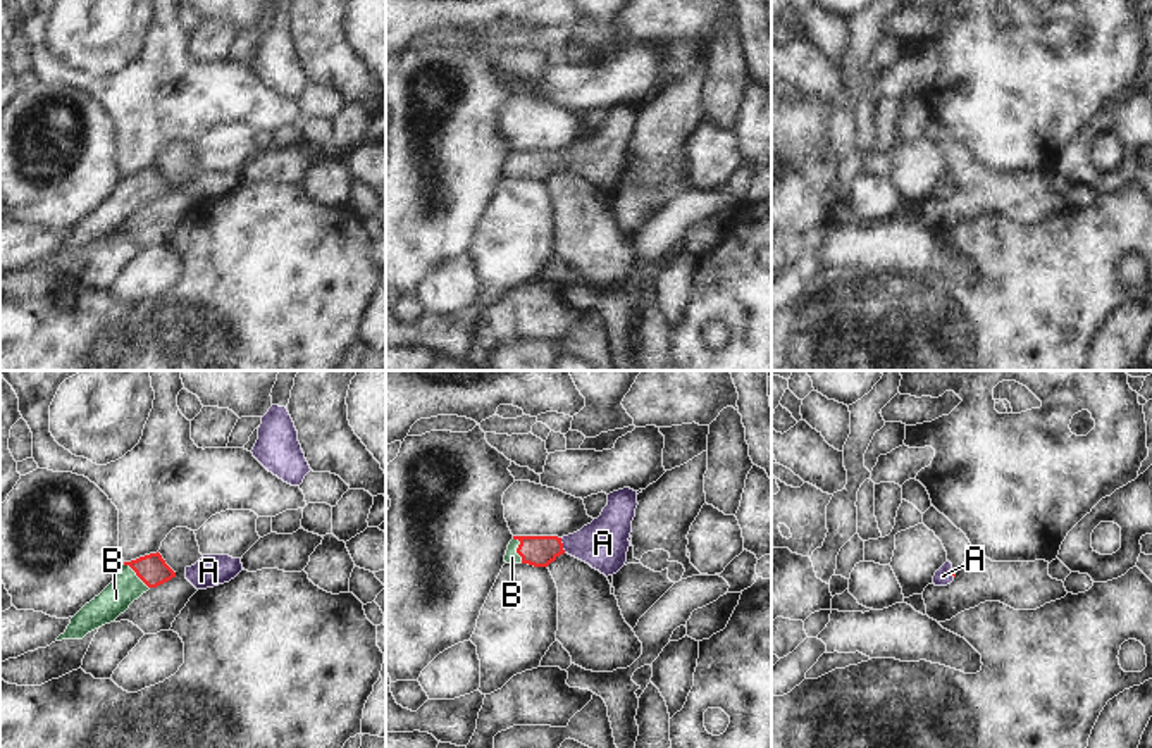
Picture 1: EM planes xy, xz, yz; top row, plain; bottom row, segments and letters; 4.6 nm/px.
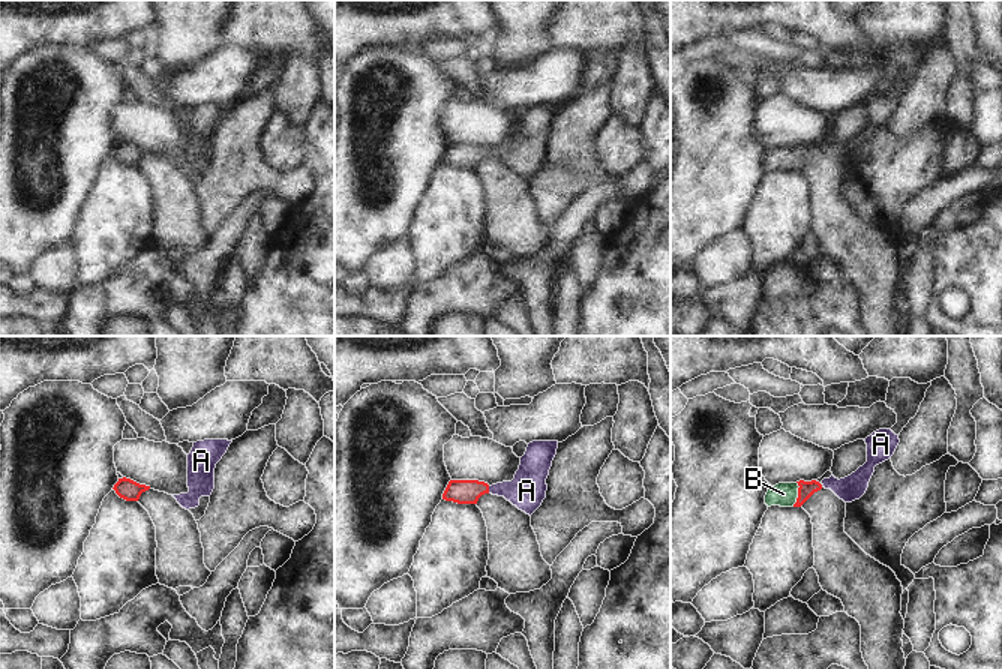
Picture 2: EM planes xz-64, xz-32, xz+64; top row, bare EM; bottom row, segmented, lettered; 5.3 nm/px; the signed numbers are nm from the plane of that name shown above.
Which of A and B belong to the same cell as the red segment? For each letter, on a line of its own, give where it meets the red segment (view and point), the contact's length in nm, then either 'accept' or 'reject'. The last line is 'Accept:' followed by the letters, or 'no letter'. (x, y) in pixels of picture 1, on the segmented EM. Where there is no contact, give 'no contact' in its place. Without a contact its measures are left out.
A: contact xz (562, 545); length 80 nm; accept
B: contact xz (517, 550); length 130 nm; accept
Accept: A, B

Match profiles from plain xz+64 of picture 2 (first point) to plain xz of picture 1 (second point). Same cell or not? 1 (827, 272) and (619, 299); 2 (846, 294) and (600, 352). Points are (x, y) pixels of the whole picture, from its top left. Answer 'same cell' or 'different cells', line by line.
1: same cell
2: same cell

